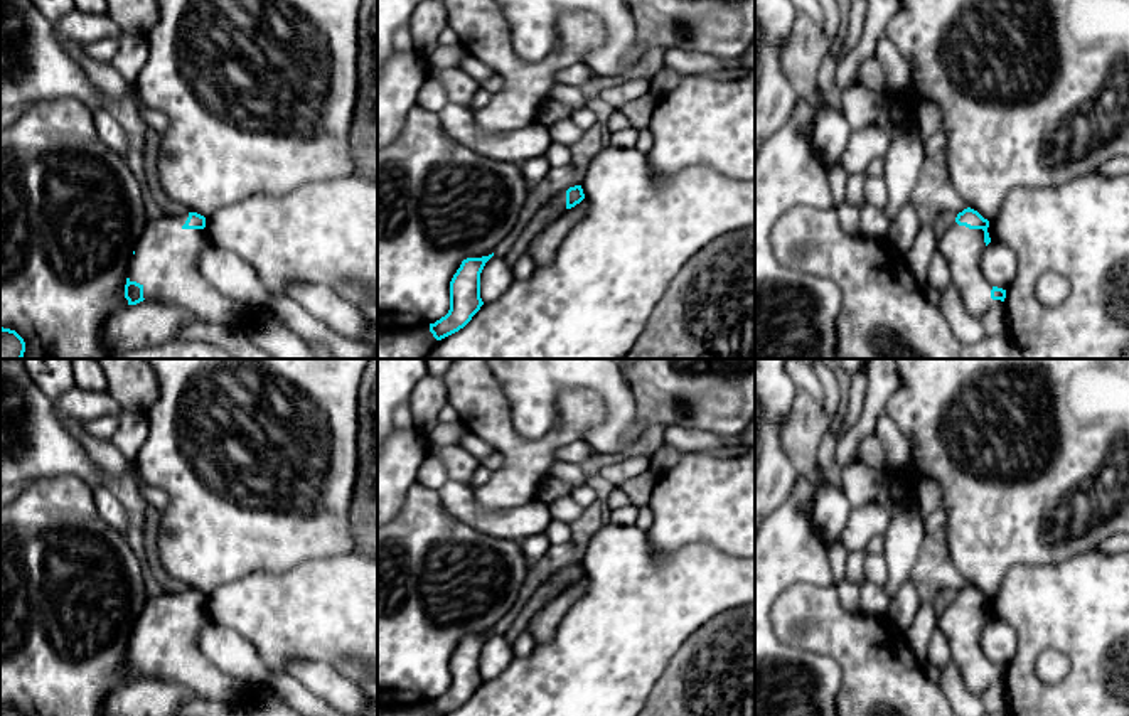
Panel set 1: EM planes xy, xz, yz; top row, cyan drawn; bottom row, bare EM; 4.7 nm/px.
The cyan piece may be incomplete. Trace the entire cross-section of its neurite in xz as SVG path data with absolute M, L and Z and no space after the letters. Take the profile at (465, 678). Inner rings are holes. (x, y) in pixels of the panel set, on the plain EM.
M494 633L467 635L450 659L450 687L445 694L430 701L435 716L445 716L463 706L484 682L480 676L480 650Z

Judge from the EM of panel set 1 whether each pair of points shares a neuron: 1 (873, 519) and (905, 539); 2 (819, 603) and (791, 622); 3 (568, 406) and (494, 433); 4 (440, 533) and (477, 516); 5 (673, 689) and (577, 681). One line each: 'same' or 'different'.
1: different
2: same
3: same
4: different
5: different

